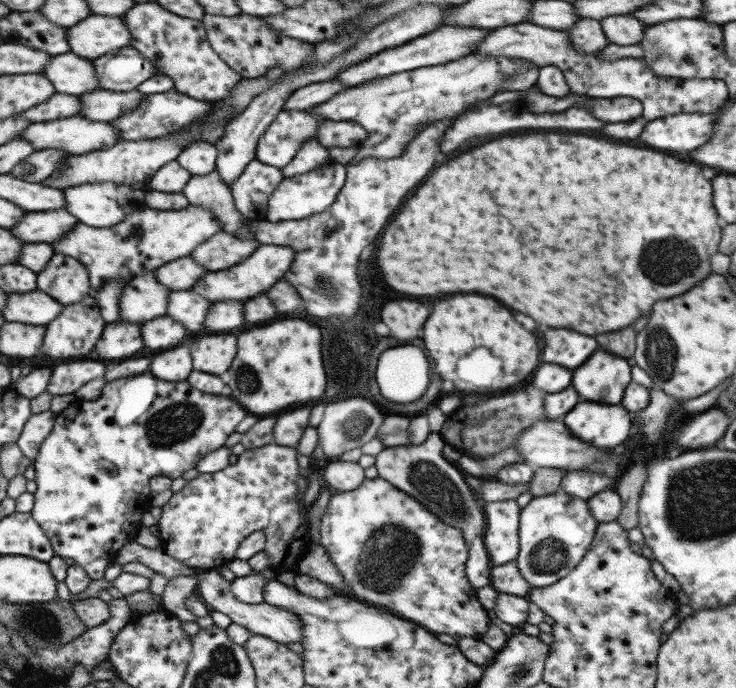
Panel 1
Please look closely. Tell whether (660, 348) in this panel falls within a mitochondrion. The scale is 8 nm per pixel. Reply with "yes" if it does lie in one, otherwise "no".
yes

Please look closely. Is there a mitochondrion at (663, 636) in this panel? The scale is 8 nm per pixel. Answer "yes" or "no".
no

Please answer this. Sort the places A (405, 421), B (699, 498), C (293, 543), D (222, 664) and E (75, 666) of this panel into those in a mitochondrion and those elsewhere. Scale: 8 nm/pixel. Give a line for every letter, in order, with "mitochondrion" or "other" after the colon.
A: other
B: mitochondrion
C: other
D: mitochondrion
E: other

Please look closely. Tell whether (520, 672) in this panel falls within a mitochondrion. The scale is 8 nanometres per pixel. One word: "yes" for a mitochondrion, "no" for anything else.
yes

